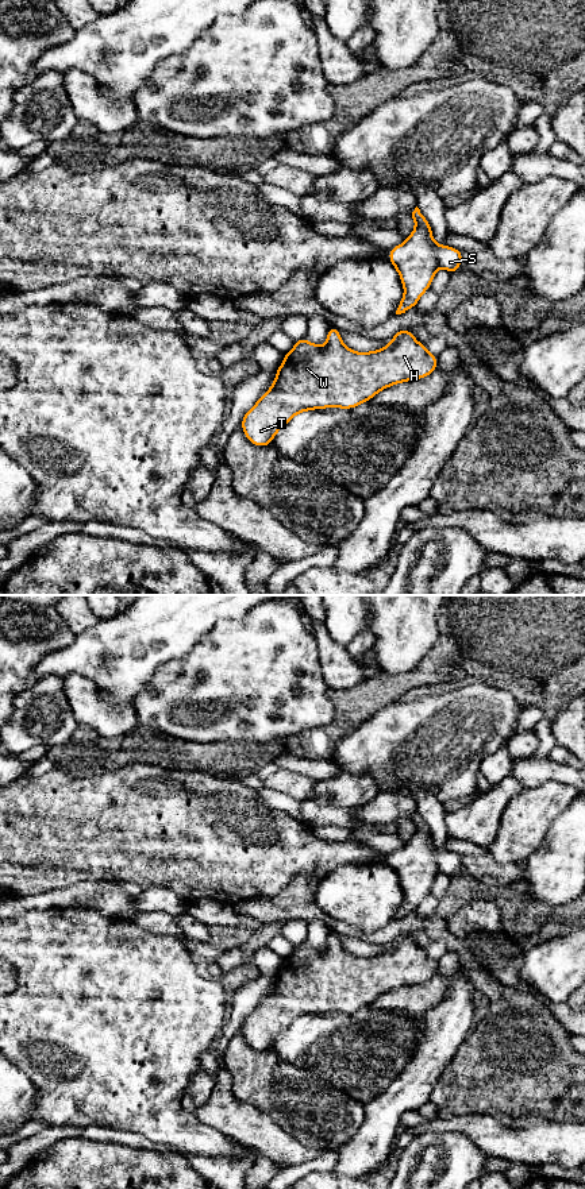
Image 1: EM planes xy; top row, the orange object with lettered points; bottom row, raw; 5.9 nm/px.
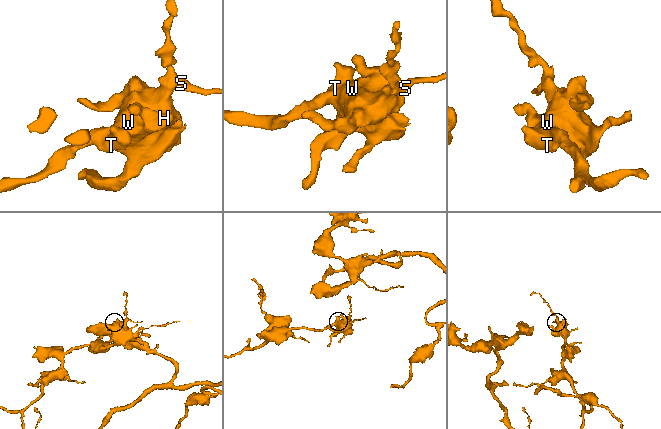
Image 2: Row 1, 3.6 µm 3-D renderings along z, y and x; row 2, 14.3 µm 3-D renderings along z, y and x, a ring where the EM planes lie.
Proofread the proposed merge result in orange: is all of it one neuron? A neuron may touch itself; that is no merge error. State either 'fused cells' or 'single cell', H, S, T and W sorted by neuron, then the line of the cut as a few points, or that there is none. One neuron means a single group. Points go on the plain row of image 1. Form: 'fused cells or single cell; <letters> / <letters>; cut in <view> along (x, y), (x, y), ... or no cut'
fused cells; H T W / S; cut in xy along (431, 844), (434, 861), (439, 871)

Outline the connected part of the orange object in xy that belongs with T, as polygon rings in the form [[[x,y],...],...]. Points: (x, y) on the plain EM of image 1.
[[[330,930],[324,950],[316,950],[305,942],[296,945],[292,956],[284,960],[272,992],[246,1016],[242,1034],[254,1050],[270,1050],[276,1038],[301,1016],[353,1014],[389,991],[428,981],[436,972],[438,961],[431,960],[424,949],[413,942],[411,934],[395,938],[384,953],[355,957],[343,949],[338,933]]]

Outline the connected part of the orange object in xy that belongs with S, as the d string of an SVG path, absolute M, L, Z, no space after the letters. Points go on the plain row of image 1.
M434 846L434 856L439 872L450 876L451 879L457 877L459 869L463 866L462 857L454 852L440 850Z

